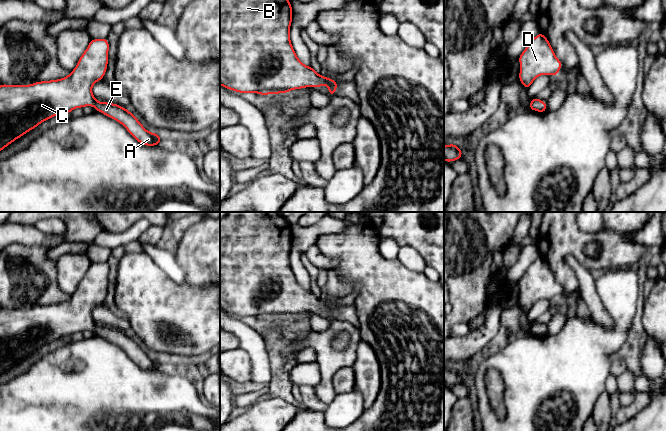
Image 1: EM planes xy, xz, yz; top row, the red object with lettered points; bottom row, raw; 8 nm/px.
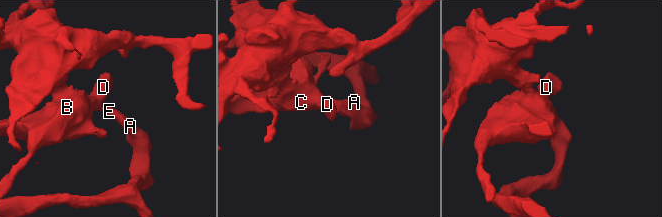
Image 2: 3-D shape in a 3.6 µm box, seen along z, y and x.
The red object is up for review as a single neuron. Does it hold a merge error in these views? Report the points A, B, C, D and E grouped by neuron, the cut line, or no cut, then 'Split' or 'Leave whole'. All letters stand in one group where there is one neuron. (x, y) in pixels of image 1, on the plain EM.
Groups: A B C D E. No split. Leave whole

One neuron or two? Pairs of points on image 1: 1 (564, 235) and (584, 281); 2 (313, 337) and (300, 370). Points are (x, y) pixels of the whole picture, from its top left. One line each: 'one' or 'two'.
1: two
2: two

